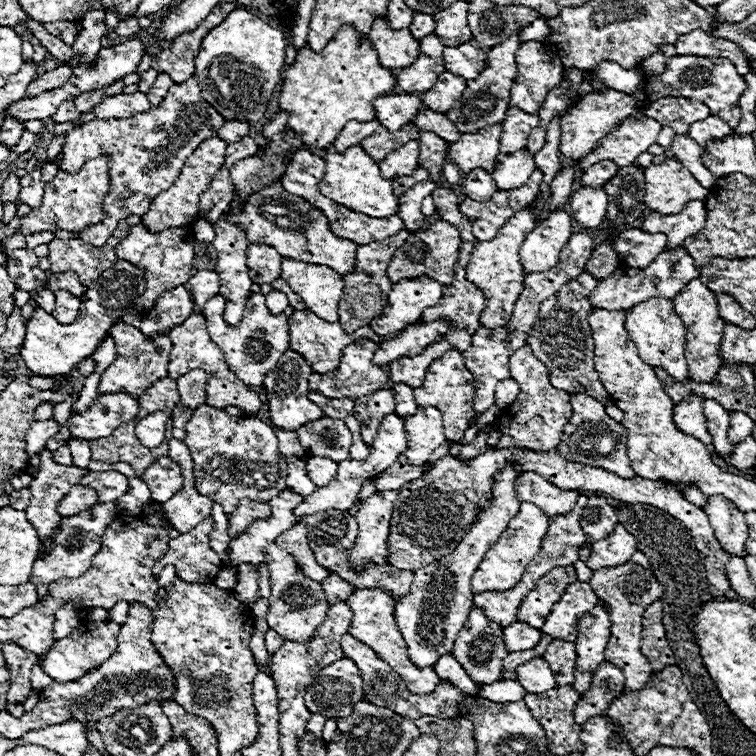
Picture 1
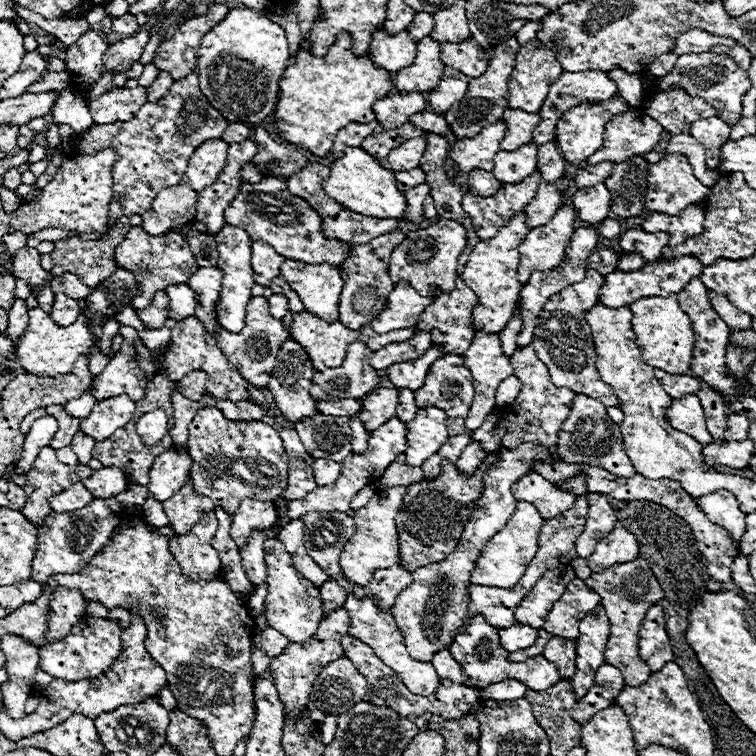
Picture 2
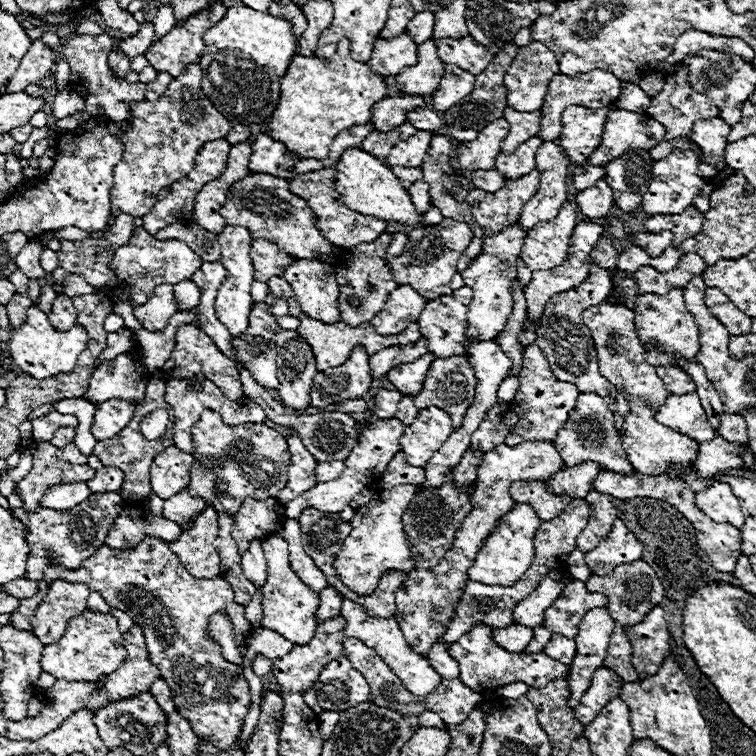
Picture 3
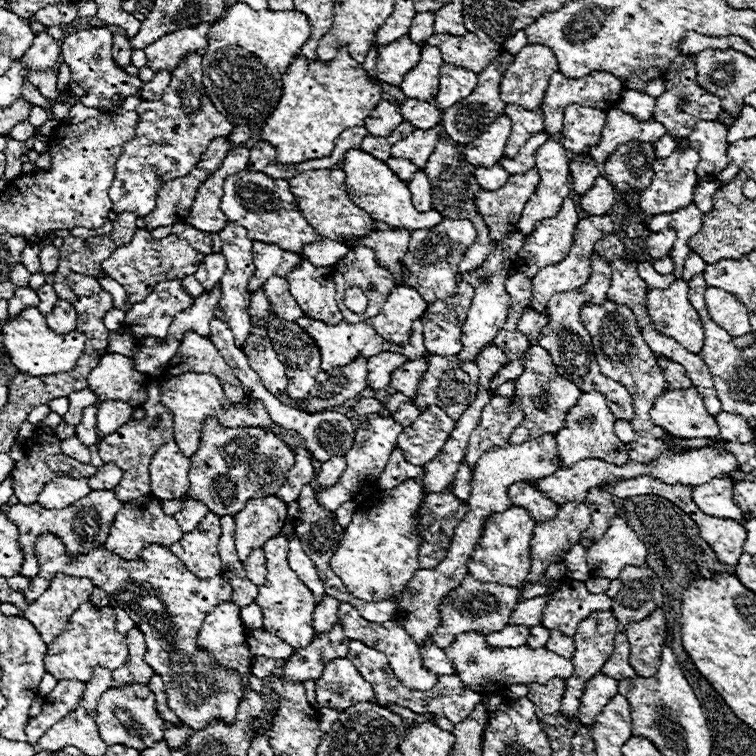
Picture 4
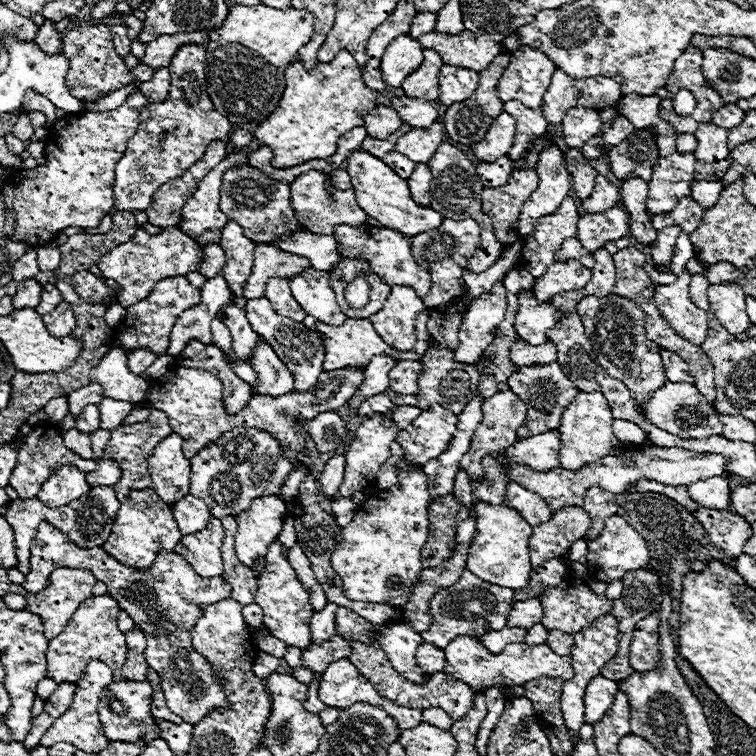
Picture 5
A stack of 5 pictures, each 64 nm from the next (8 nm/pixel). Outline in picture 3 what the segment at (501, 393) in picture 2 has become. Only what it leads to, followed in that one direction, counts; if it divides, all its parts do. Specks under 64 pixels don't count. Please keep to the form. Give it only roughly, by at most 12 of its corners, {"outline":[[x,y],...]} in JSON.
{"outline":[[504,378],[498,400],[510,402],[518,390],[518,378]]}

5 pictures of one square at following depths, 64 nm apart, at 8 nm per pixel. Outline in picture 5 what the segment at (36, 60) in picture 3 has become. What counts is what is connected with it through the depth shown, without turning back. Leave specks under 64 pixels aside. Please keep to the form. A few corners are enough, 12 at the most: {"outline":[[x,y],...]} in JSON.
{"outline":[[46,20],[36,34],[44,52],[58,52],[62,34]]}

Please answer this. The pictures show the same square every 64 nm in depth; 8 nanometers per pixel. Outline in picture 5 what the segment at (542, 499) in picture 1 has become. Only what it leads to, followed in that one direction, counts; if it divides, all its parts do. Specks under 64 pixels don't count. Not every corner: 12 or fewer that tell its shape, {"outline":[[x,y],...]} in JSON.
{"outline":[[510,482],[506,506],[530,526],[552,518],[548,504],[532,490]]}

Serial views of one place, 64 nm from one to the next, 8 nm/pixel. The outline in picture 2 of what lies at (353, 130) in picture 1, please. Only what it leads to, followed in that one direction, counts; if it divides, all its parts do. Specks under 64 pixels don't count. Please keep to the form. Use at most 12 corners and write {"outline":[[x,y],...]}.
{"outline":[[348,124],[336,134],[330,156],[340,158],[348,146],[358,148],[374,132],[370,124]]}

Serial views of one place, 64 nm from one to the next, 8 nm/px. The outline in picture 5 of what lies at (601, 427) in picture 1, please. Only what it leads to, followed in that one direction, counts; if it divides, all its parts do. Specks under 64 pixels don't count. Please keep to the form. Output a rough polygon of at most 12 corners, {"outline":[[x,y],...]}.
{"outline":[[578,392],[558,426],[560,466],[622,452],[602,392]]}

